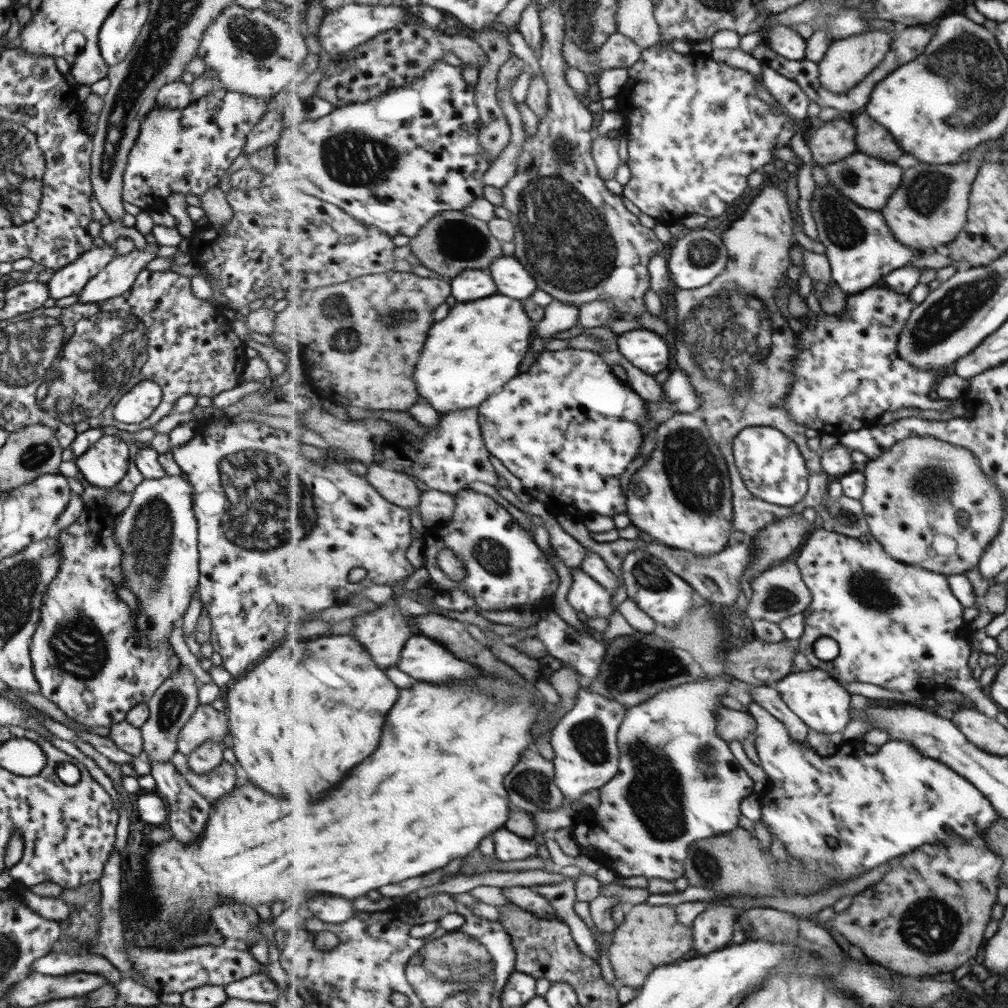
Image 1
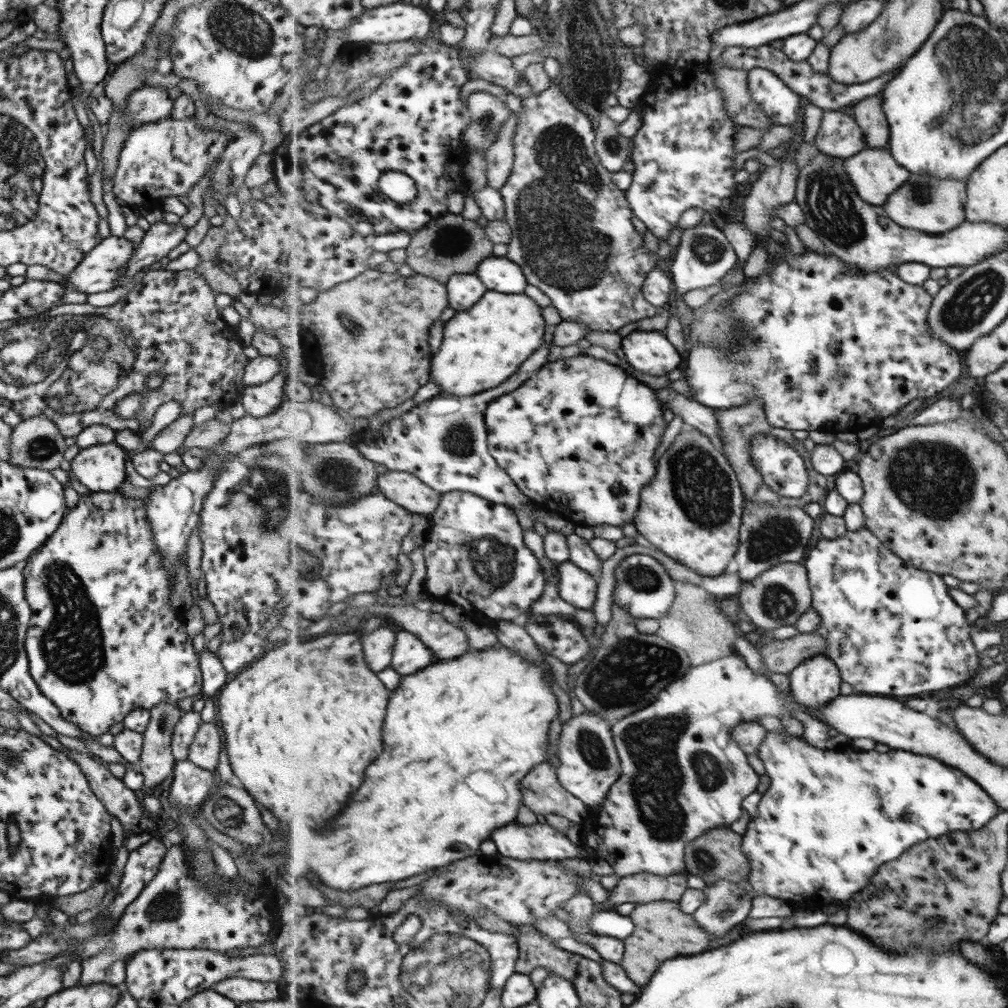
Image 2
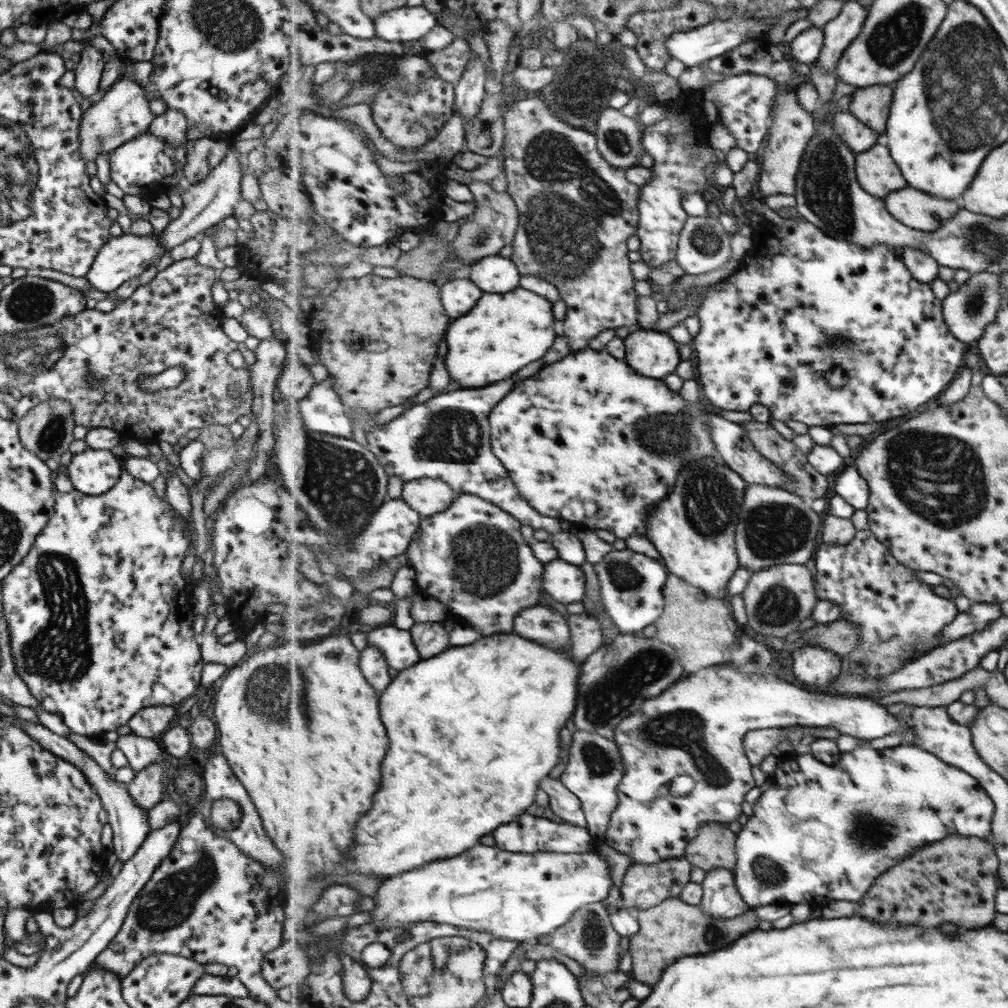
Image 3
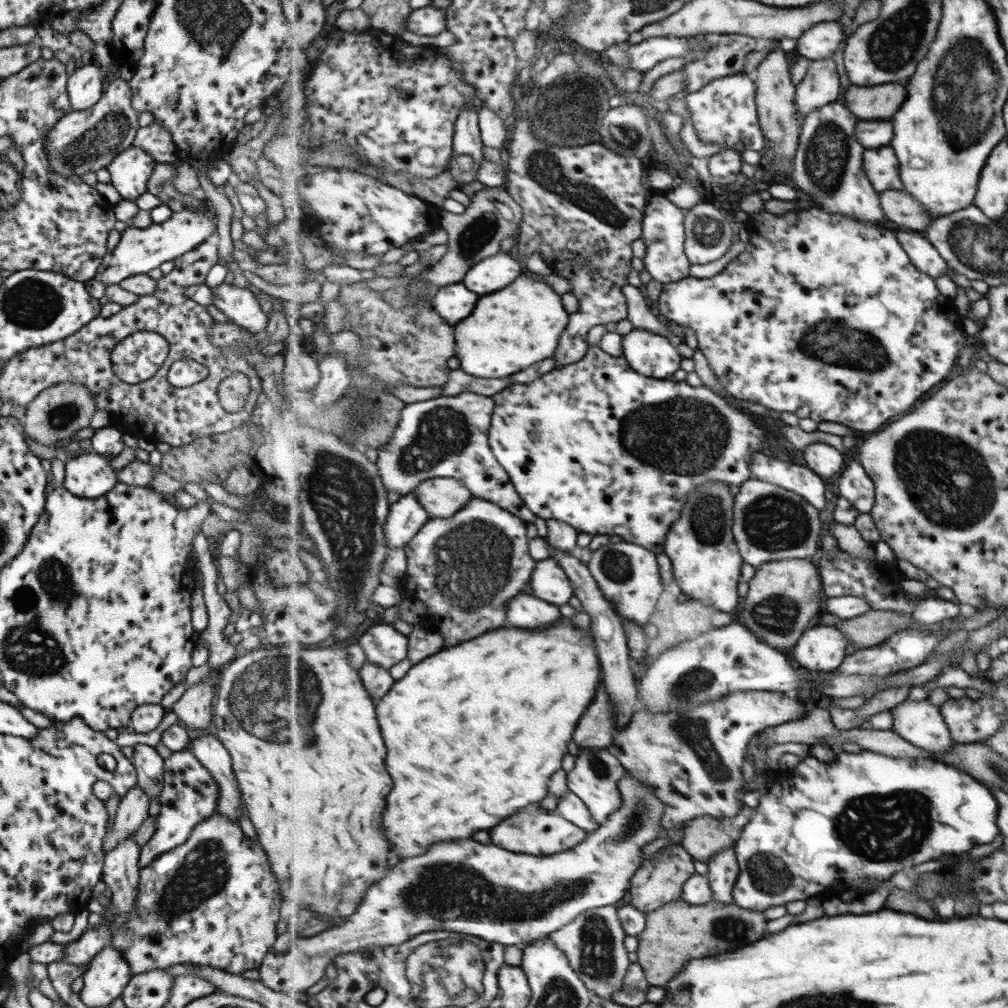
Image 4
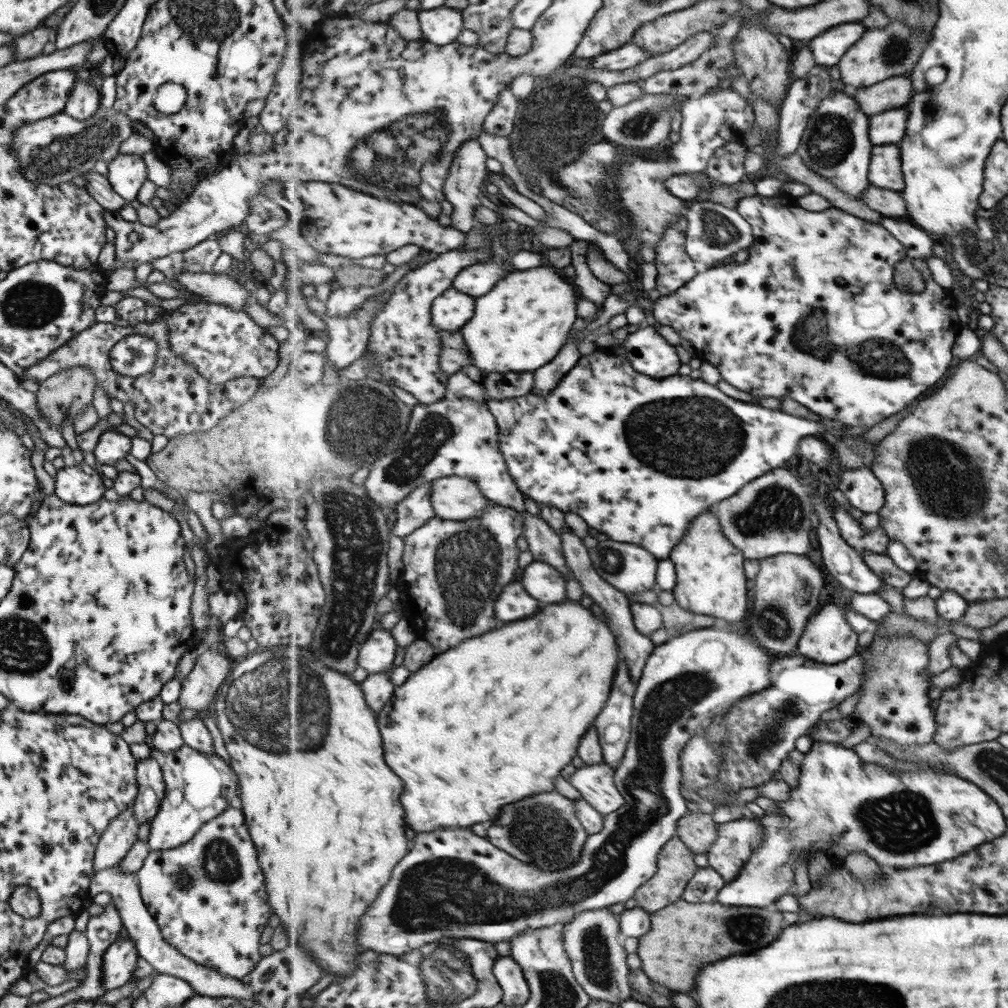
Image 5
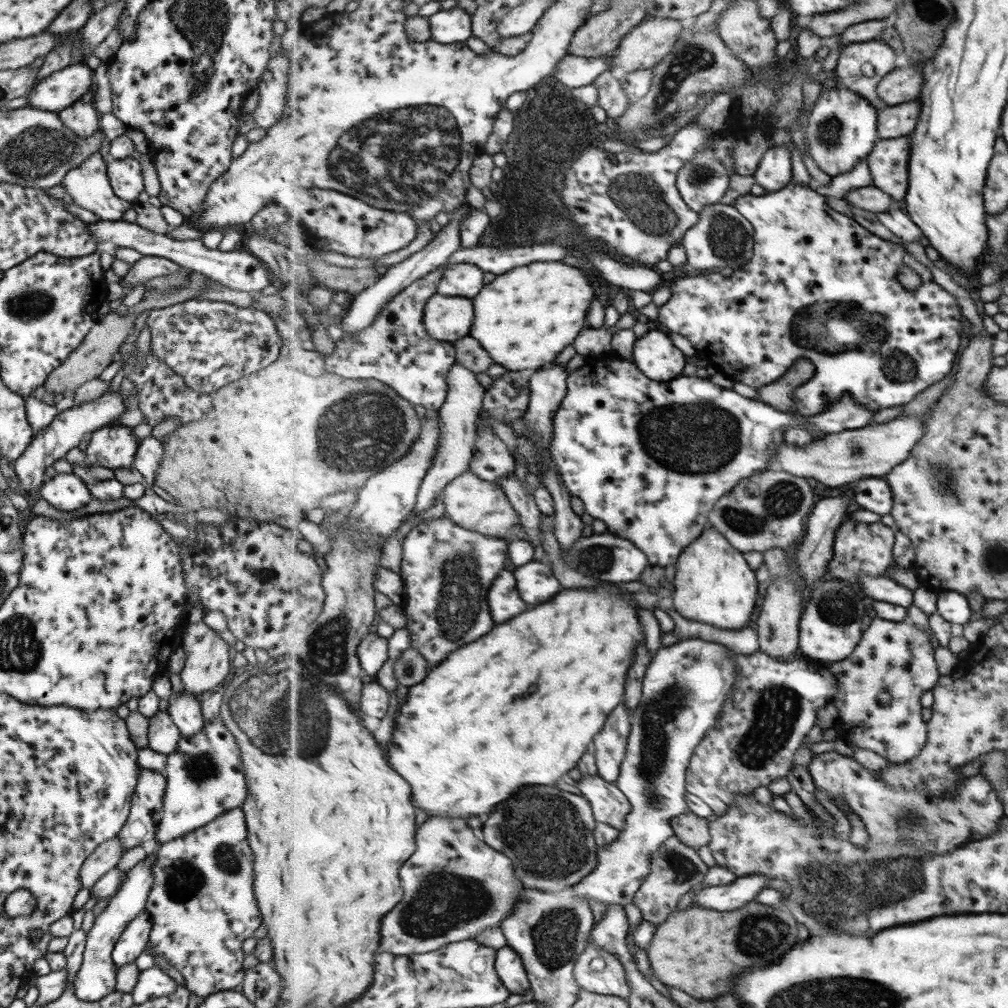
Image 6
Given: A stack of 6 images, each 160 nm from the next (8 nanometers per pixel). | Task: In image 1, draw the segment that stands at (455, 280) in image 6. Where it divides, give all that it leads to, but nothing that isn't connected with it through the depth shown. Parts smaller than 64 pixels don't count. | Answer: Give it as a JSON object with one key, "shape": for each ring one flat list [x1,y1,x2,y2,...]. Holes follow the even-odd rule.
{"shape":[[515,256,497,258,488,269,504,296,523,301,538,290,536,278]]}

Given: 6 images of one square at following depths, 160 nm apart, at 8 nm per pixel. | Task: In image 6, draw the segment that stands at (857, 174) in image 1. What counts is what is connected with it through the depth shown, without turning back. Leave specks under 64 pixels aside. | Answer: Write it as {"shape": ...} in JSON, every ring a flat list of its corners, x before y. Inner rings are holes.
{"shape":[[910,136,879,139,867,162,873,184,904,202,910,187]]}

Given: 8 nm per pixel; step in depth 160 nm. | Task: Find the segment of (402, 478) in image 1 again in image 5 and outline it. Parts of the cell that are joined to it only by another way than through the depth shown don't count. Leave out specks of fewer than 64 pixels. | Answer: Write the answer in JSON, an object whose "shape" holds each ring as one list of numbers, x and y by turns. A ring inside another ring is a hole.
{"shape":[[460,476,435,480,431,500,436,516,445,520,477,518,493,506,476,482]]}

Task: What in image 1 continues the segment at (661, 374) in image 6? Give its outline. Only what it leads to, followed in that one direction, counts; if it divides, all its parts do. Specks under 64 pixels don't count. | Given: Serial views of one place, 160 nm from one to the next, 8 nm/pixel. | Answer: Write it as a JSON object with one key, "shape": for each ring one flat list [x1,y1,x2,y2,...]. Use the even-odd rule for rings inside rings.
{"shape":[[631,330,618,335,615,341,621,354,645,373,659,374,671,364,671,352,667,342,651,330]]}

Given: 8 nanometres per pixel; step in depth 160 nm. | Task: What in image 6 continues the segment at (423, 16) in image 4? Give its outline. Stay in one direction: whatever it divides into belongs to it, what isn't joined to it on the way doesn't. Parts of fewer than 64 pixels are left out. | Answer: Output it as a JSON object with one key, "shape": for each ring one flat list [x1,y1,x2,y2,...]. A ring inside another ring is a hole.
{"shape":[[457,6,430,16,429,24,433,40,446,45,467,42,473,37,471,14]]}

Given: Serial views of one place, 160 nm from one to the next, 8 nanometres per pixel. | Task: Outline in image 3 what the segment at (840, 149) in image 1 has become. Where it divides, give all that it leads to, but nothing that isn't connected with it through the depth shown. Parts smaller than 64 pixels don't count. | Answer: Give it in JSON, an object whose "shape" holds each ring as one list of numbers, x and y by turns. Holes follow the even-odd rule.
{"shape":[[850,112,836,113,834,125,842,139,856,154,867,152,867,149,873,148,878,142,885,139,883,134,876,133]]}

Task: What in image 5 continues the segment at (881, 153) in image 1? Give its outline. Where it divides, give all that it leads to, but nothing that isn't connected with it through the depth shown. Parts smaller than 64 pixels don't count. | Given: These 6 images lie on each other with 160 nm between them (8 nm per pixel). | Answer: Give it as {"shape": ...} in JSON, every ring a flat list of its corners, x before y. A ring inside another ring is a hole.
{"shape":[[907,74,889,77,867,88,853,88,850,92,865,114,873,118,876,114,906,107,912,101,914,86,911,75]]}

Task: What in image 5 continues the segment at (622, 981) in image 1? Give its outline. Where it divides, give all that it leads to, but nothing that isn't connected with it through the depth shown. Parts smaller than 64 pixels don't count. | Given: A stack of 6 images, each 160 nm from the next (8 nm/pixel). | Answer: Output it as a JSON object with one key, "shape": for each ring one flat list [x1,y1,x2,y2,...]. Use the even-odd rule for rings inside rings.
{"shape":[[685,899,651,914,653,928,639,938,637,954,653,982,676,993,692,993,701,968,729,956,751,954,773,944,783,934,783,914,773,908,723,906,720,902,693,904]]}

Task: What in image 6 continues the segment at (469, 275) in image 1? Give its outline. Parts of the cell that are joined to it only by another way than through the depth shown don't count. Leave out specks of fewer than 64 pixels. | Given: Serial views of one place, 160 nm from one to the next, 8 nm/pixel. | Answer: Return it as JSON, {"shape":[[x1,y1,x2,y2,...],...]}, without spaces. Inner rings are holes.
{"shape":[[438,293,425,305,424,325,433,338,454,343,470,334,475,314,472,299]]}

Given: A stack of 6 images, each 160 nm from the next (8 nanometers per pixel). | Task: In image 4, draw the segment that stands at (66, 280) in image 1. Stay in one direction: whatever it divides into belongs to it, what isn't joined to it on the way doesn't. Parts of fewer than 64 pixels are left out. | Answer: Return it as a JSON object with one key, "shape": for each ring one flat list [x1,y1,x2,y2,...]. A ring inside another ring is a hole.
{"shape":[[207,207,204,209,183,208,179,212,172,212,170,216,165,222,151,223,147,228,135,228,128,223,120,233,115,248,103,256,94,279,109,286,119,284,131,275,146,274,151,269,158,268,163,262,173,261,189,252,203,243,216,229,215,214]]}

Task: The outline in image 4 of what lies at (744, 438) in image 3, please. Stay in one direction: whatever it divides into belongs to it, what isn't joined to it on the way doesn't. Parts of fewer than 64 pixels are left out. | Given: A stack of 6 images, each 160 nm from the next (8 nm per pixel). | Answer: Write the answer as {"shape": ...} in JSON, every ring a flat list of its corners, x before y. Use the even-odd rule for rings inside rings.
{"shape":[[756,452,752,457,752,478,761,479,767,482,772,482,773,484,778,484,779,486,784,486,787,490,792,490,800,496,803,496,809,503,817,507,817,510,825,510,828,502,825,498,825,486,823,478,820,474,813,472,808,466,803,468,794,463,783,462,783,460,775,459,761,452]]}

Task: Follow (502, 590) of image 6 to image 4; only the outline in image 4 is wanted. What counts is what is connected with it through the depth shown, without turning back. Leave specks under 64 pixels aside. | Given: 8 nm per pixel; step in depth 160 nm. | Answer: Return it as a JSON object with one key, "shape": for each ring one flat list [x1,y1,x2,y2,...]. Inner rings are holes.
{"shape":[[531,591,521,593,521,598,513,598,513,606,509,606,509,622,517,628,549,628,557,620,563,619,559,606,533,595]]}

